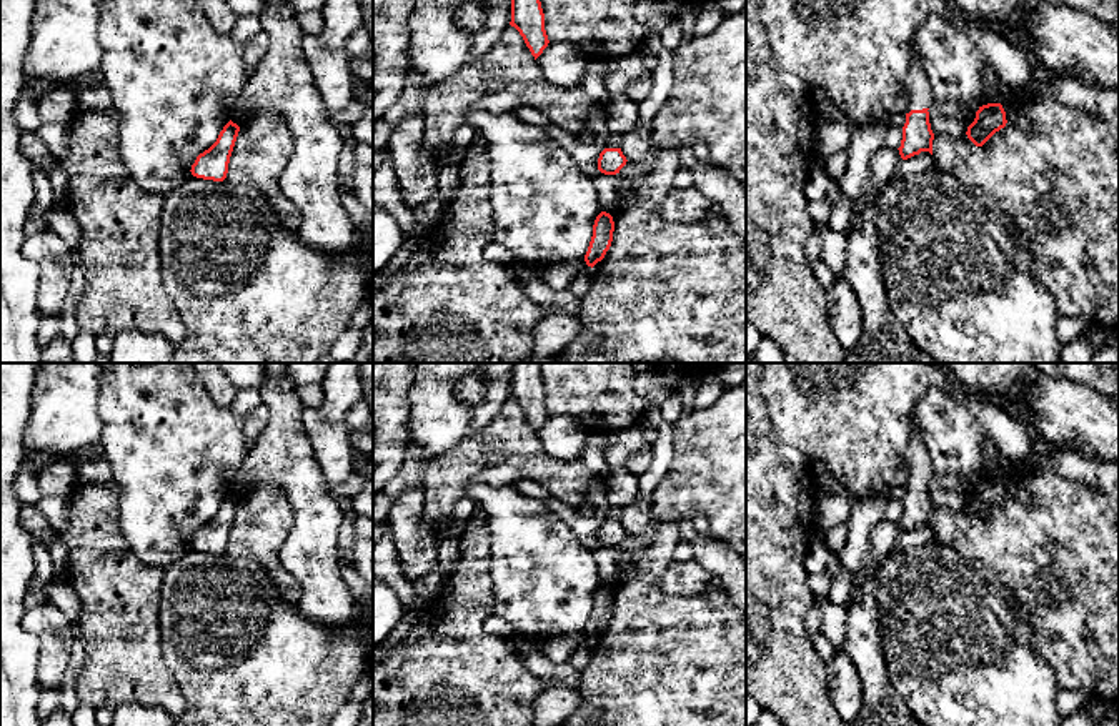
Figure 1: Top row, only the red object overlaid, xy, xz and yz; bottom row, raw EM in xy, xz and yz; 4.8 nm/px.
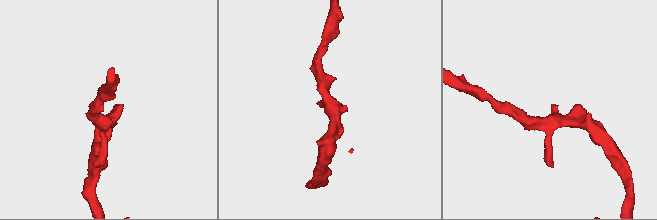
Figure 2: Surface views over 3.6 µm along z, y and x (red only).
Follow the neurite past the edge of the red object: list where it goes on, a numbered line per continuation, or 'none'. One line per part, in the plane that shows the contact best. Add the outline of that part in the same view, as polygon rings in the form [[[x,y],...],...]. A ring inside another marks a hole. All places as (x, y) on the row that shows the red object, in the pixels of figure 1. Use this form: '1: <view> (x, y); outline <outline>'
1: yz (915, 82); outline [[[909,48],[909,70],[903,78],[903,90],[908,92],[908,110],[923,110],[931,108],[932,97],[931,97],[931,83],[921,67],[921,58],[914,48]]]

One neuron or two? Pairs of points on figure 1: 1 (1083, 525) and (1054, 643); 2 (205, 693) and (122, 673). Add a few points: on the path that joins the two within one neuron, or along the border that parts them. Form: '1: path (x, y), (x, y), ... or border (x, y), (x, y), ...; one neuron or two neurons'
1: path (1083, 555), (1083, 613); one neuron
2: border (162, 651), (162, 660), (184, 696), (185, 708); two neurons

